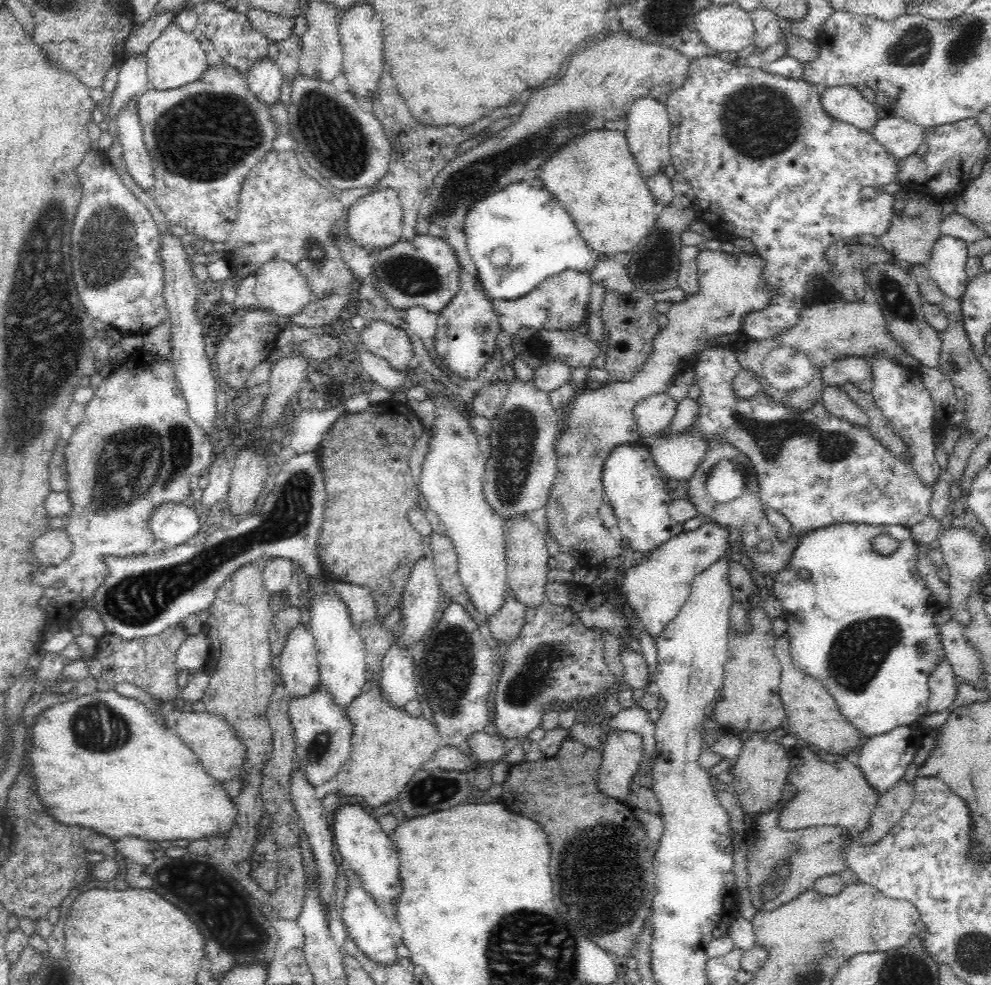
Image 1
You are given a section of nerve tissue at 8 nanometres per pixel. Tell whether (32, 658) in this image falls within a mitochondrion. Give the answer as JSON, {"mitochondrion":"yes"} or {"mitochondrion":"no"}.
{"mitochondrion":"no"}

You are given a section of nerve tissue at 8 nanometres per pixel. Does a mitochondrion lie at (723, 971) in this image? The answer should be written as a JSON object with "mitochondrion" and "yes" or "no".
{"mitochondrion":"no"}

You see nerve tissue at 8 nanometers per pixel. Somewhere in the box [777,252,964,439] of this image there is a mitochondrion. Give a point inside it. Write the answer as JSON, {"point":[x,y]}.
{"point":[898,305]}

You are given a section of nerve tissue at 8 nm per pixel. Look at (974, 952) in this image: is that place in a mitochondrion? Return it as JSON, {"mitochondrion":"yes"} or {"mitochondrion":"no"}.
{"mitochondrion":"yes"}

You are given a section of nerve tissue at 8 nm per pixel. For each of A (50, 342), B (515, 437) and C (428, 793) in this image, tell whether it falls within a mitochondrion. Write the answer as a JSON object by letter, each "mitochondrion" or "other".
{"A":"mitochondrion","B":"mitochondrion","C":"mitochondrion"}

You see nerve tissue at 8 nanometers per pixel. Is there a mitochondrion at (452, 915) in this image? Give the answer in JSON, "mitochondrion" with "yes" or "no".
{"mitochondrion":"no"}

